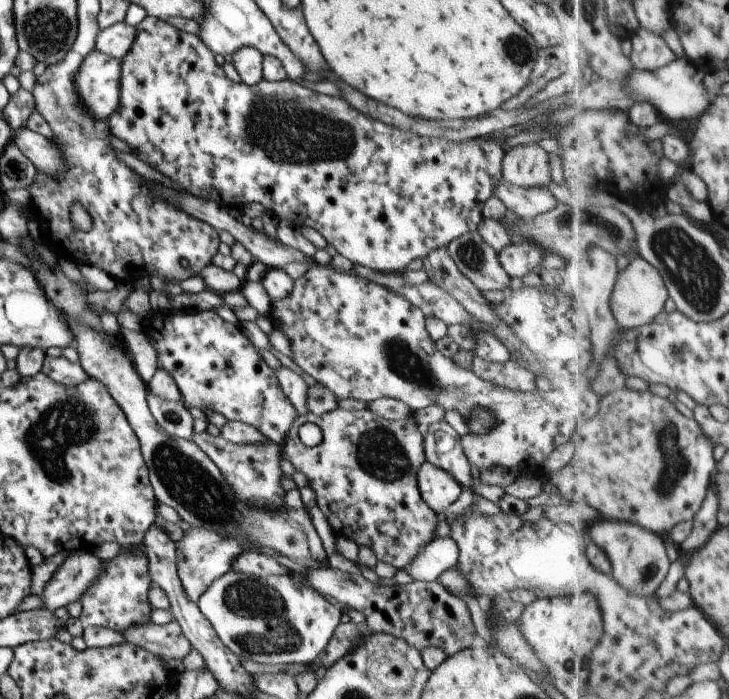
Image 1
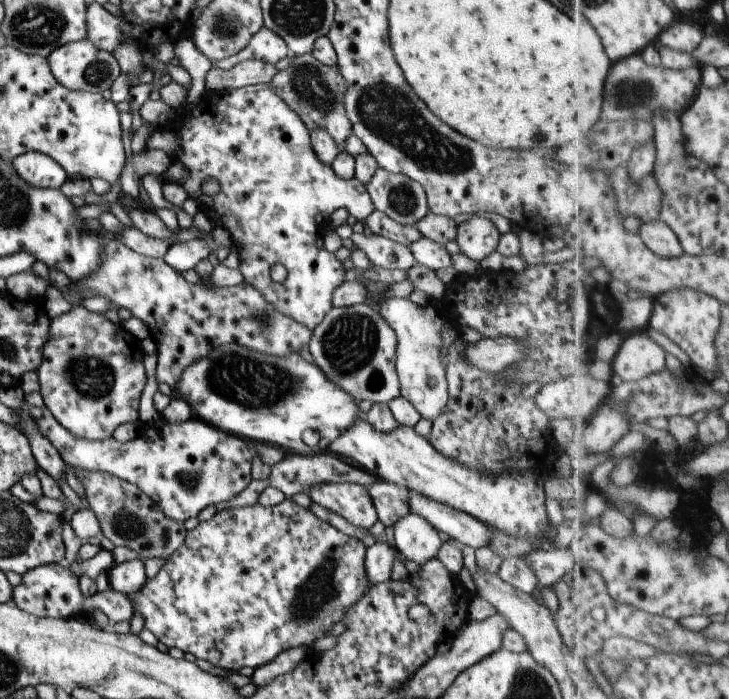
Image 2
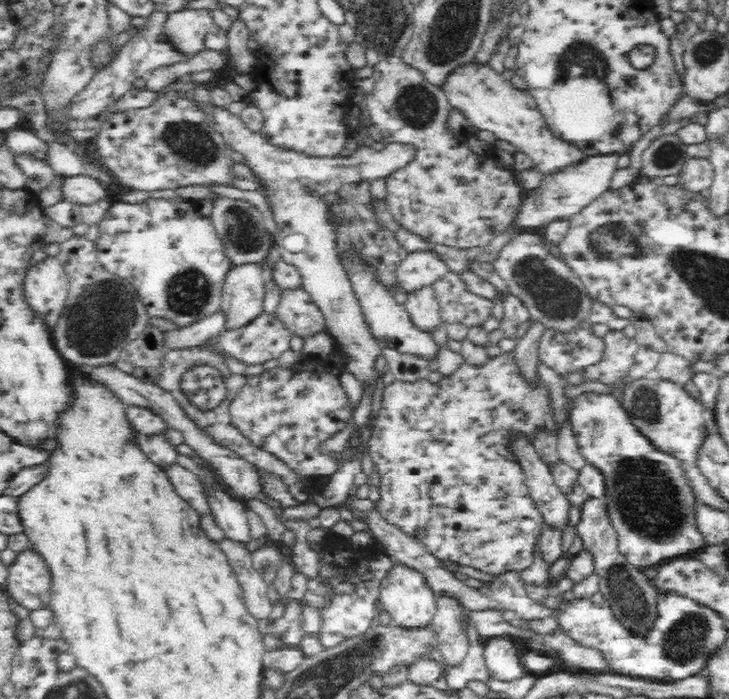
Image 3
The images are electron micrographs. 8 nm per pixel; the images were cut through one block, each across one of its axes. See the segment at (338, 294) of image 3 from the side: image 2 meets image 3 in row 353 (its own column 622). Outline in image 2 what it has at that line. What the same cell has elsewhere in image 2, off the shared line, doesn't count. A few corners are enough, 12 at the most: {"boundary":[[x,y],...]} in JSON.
{"boundary":[[647,334],[624,341],[610,370],[642,381],[666,370],[666,350]]}

